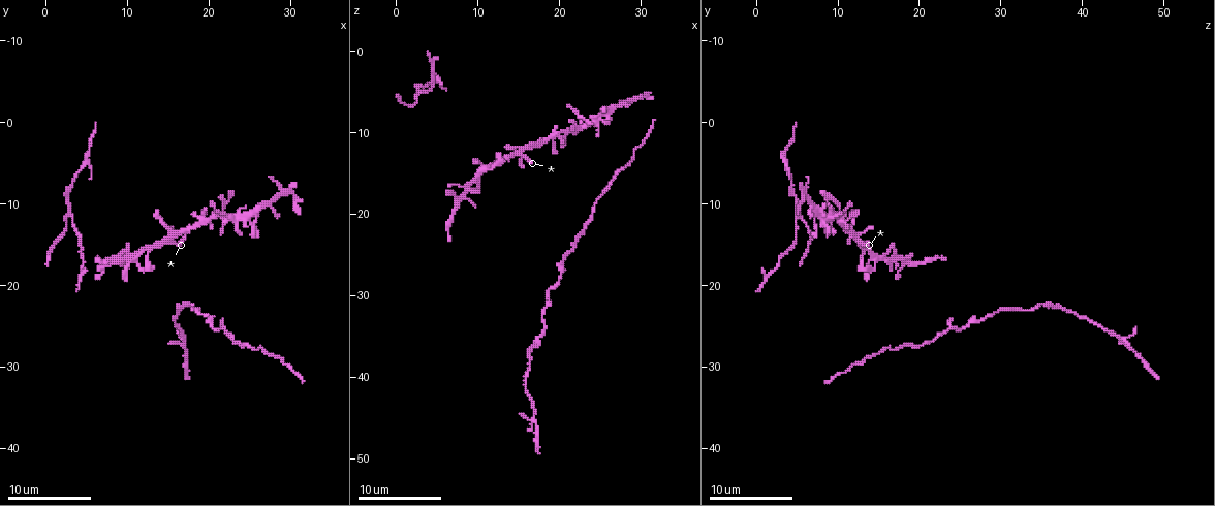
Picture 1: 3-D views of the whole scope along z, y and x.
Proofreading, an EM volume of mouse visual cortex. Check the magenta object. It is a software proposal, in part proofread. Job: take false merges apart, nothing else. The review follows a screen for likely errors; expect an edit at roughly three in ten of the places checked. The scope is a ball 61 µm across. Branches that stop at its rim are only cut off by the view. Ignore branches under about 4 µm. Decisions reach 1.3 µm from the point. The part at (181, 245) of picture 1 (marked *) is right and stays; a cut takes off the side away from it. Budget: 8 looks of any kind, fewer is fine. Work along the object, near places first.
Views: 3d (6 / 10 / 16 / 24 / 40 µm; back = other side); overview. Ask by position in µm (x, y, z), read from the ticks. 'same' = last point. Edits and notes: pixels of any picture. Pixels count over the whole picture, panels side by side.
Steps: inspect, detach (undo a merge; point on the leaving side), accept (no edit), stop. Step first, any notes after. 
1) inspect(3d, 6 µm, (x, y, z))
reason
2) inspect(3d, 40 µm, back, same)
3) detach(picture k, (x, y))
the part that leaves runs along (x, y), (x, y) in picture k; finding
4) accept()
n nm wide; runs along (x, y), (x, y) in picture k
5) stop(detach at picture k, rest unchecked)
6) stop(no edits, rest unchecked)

inspect(3d, 10 µm, (4.2, 15.2, 4.2))

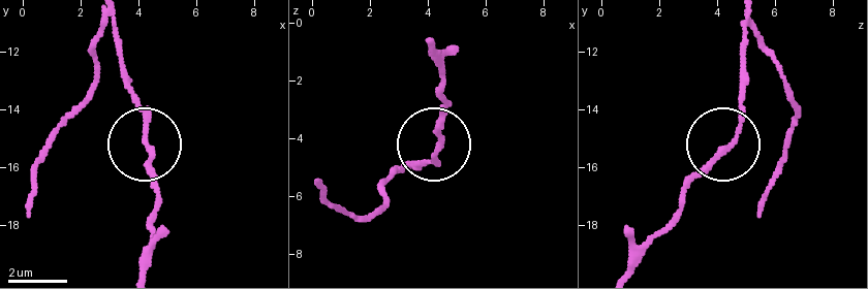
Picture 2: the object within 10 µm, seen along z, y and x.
detach(picture 2, (124, 73))
the part that leaves runs along (142, 109), (112, 23) in picture 2; a second neuron is stuck on

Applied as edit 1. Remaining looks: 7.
inspect(overview)
redraw

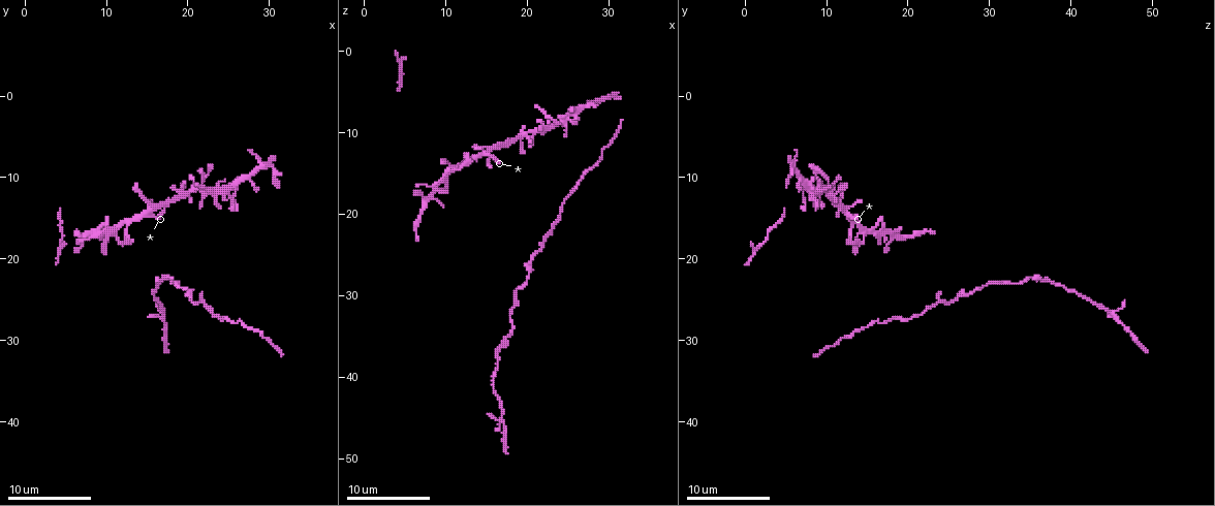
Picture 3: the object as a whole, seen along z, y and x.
inspect(3d, 16 µm, (14.8, 14.4, 12.6))
four or more arms meet

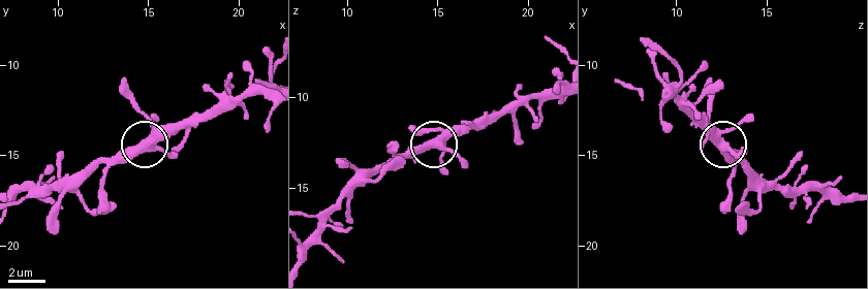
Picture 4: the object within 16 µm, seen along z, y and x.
accept()
5 arms; all the same neuron

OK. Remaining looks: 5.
inspect(3d, 10 µm, (10.8, 16.8, 14.2))
four or more arms meet

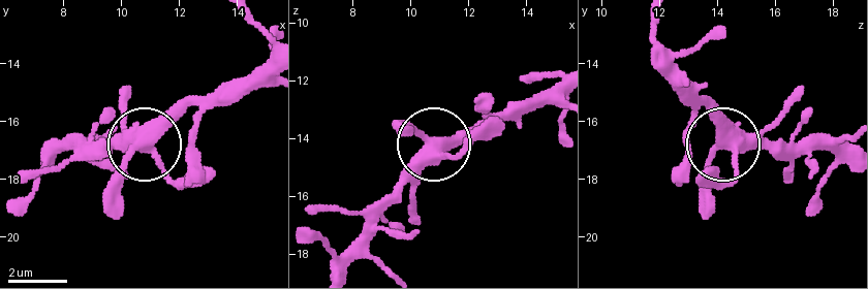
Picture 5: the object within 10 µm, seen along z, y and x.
accept()
4 arms; runs along (685, 88), (722, 145), (791, 147) in picture 5; all the same neuron

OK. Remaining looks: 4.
inspect(3d, 16 µm, (18.4, 22.8, 30.2))
sudden change in width

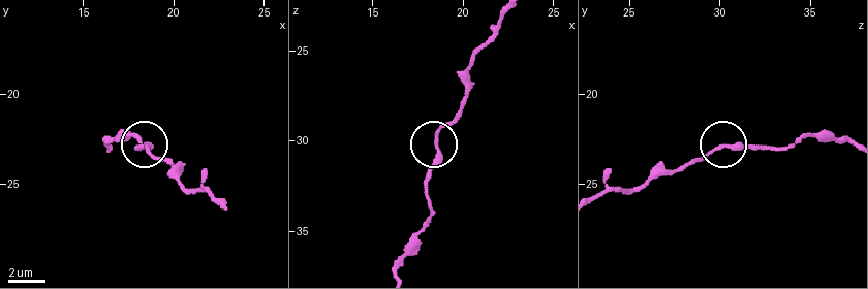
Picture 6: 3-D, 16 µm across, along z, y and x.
detach(picture 6, (426, 173))
the part that leaves runs along (439, 151), (425, 190), (428, 223), (399, 269) in picture 6; a second neuron is stuck on

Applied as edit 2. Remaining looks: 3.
stop(detach at picture 2, detach at picture 6, rest unchecked)

